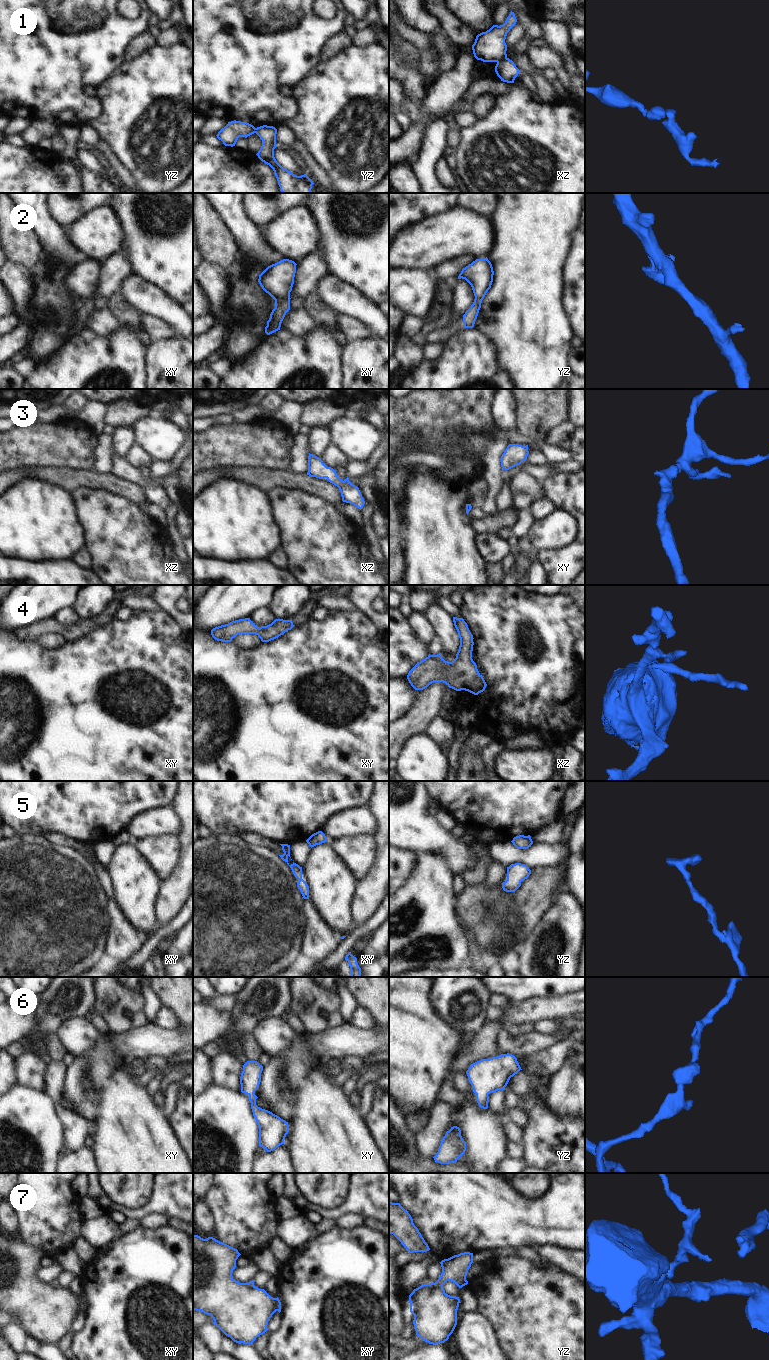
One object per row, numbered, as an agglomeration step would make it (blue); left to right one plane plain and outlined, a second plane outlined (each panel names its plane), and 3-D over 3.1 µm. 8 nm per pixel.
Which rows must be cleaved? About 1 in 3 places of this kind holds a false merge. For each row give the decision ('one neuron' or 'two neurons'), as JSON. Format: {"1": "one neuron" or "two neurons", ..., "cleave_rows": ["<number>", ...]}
{"1": "two neurons", "2": "one neuron", "3": "one neuron", "4": "one neuron", "5": "one neuron", "6": "one neuron", "7": "two neurons", "cleave_rows": ["1", "7"]}

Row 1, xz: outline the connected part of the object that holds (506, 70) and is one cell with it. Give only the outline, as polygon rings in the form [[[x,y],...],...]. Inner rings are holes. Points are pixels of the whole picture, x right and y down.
[[[505,58],[504,60],[497,62],[495,72],[501,81],[514,83],[514,80],[518,76],[520,70],[512,60]]]

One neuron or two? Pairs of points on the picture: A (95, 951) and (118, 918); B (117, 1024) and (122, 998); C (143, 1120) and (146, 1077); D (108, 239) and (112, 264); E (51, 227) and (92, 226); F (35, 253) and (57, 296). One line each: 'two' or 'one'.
A: two
B: one
C: two
D: two
E: two
F: two

